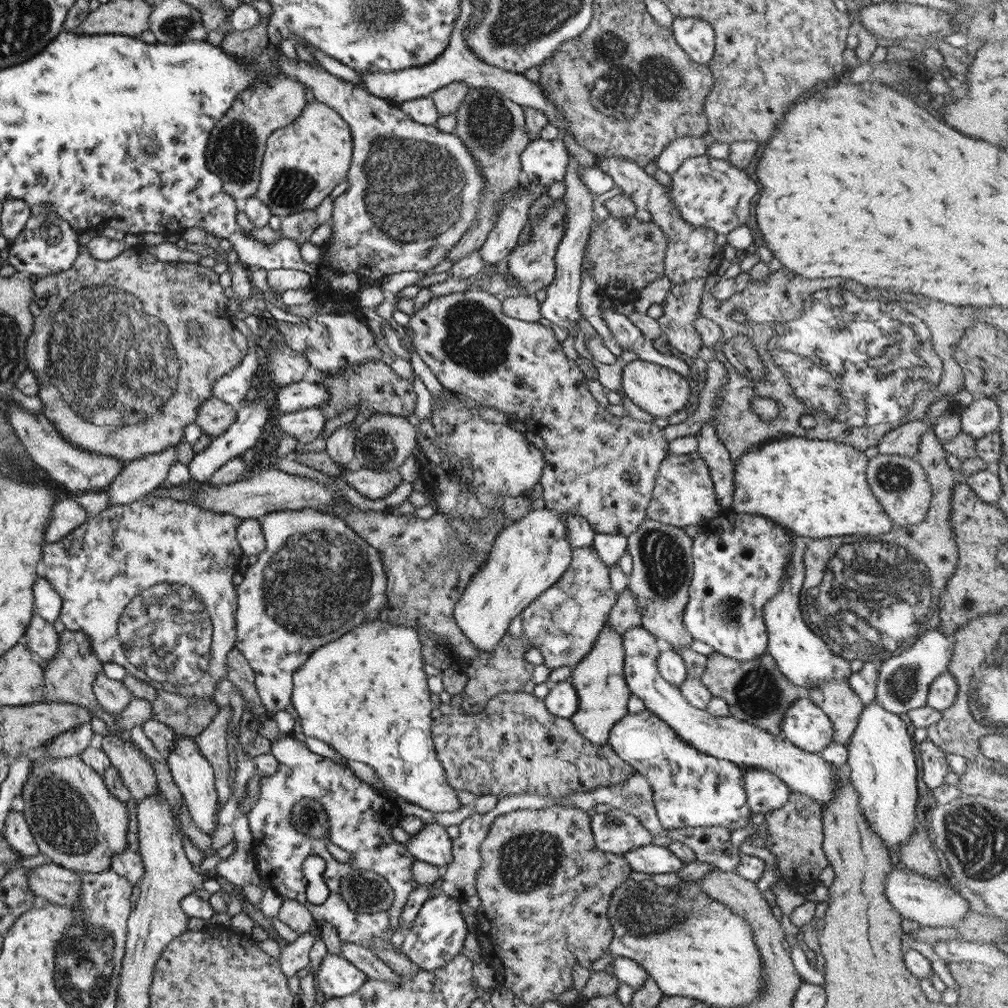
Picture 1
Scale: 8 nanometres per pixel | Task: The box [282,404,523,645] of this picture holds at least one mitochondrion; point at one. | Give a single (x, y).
(459, 555)

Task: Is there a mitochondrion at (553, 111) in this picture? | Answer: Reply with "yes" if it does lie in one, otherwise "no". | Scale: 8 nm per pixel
no

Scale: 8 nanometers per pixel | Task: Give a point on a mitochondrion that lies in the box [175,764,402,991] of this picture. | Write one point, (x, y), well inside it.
(365, 891)

